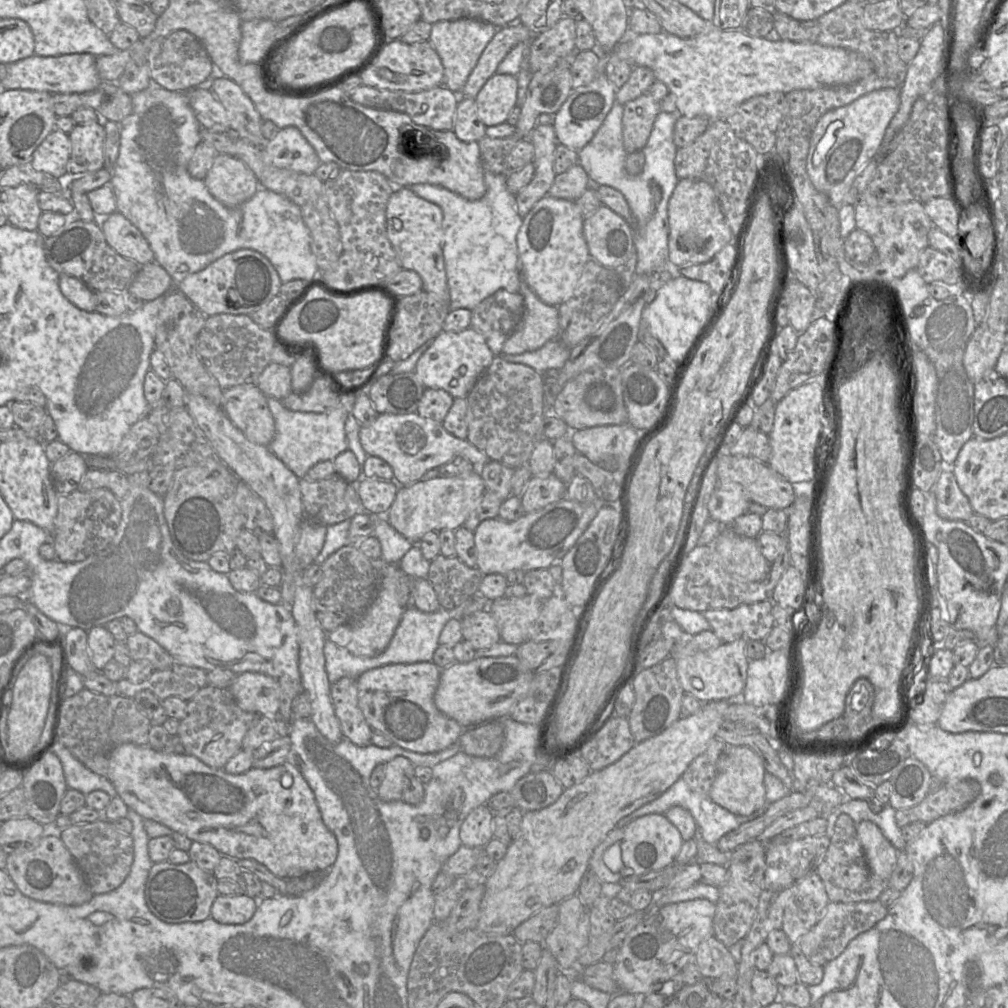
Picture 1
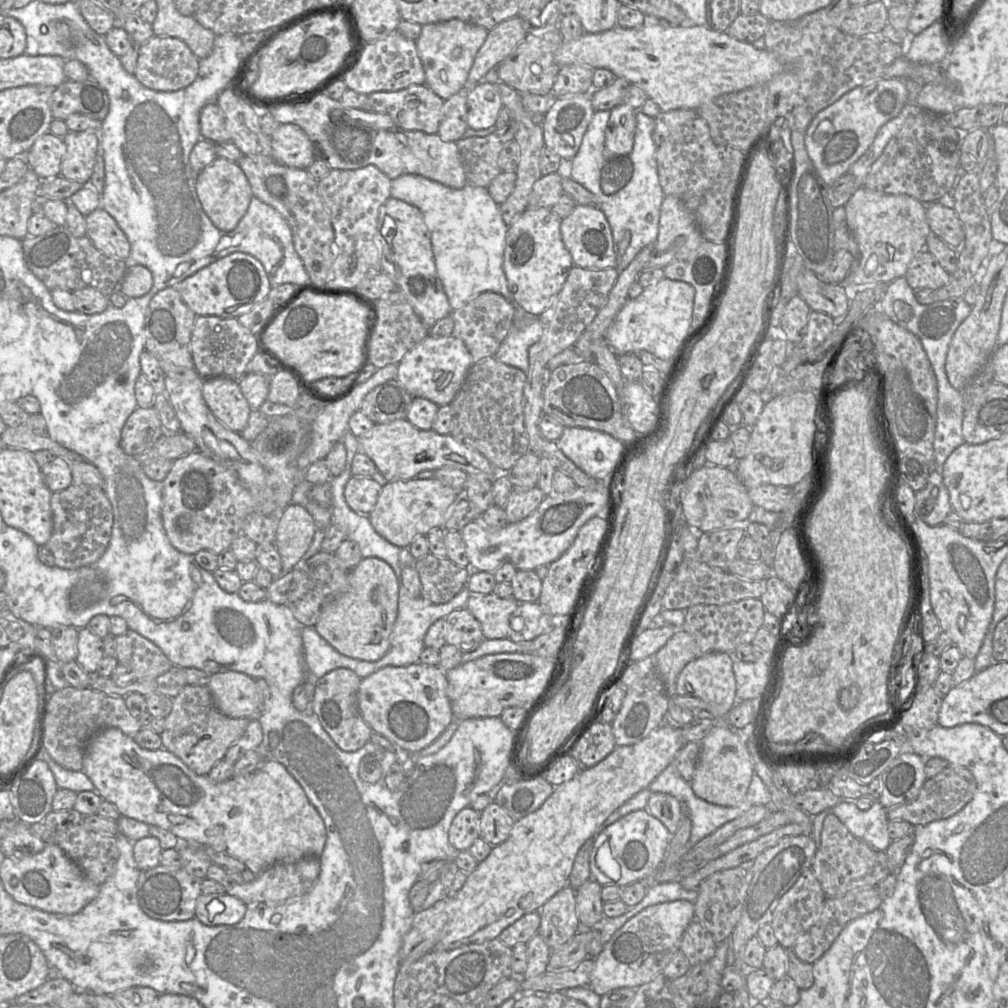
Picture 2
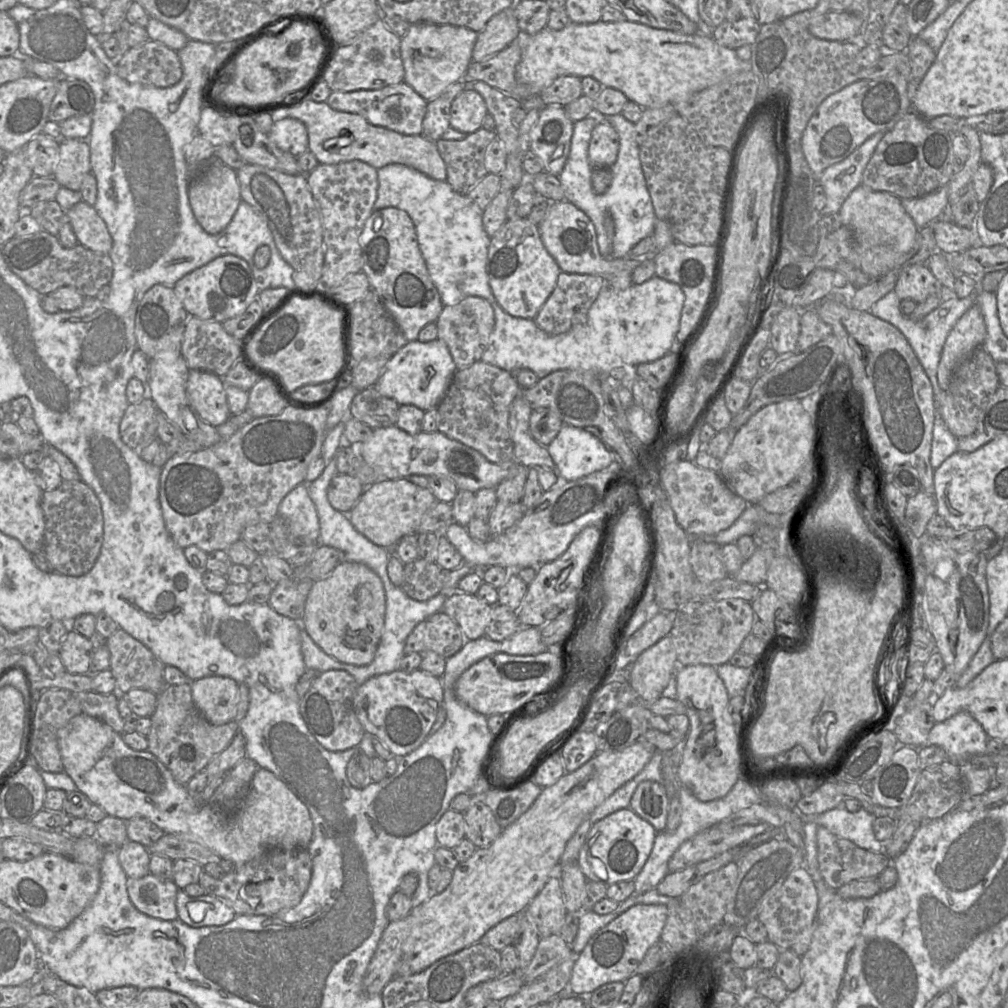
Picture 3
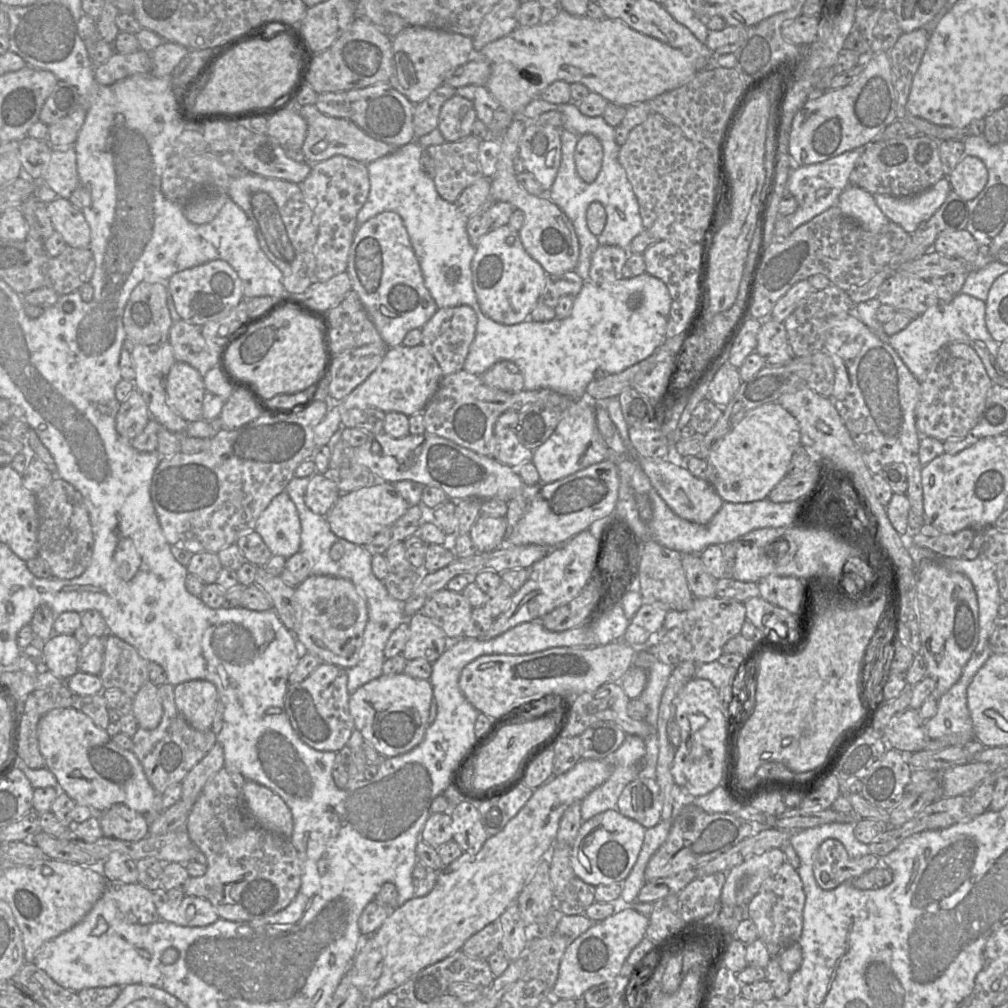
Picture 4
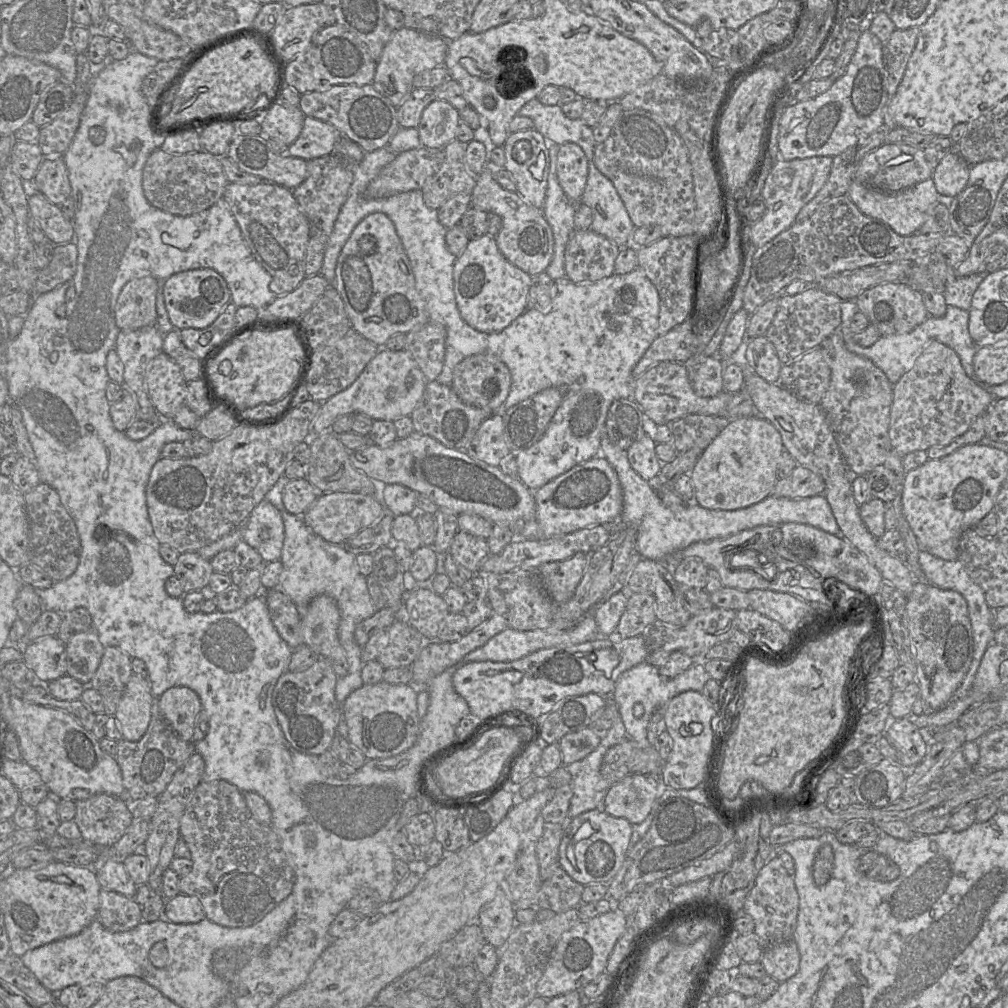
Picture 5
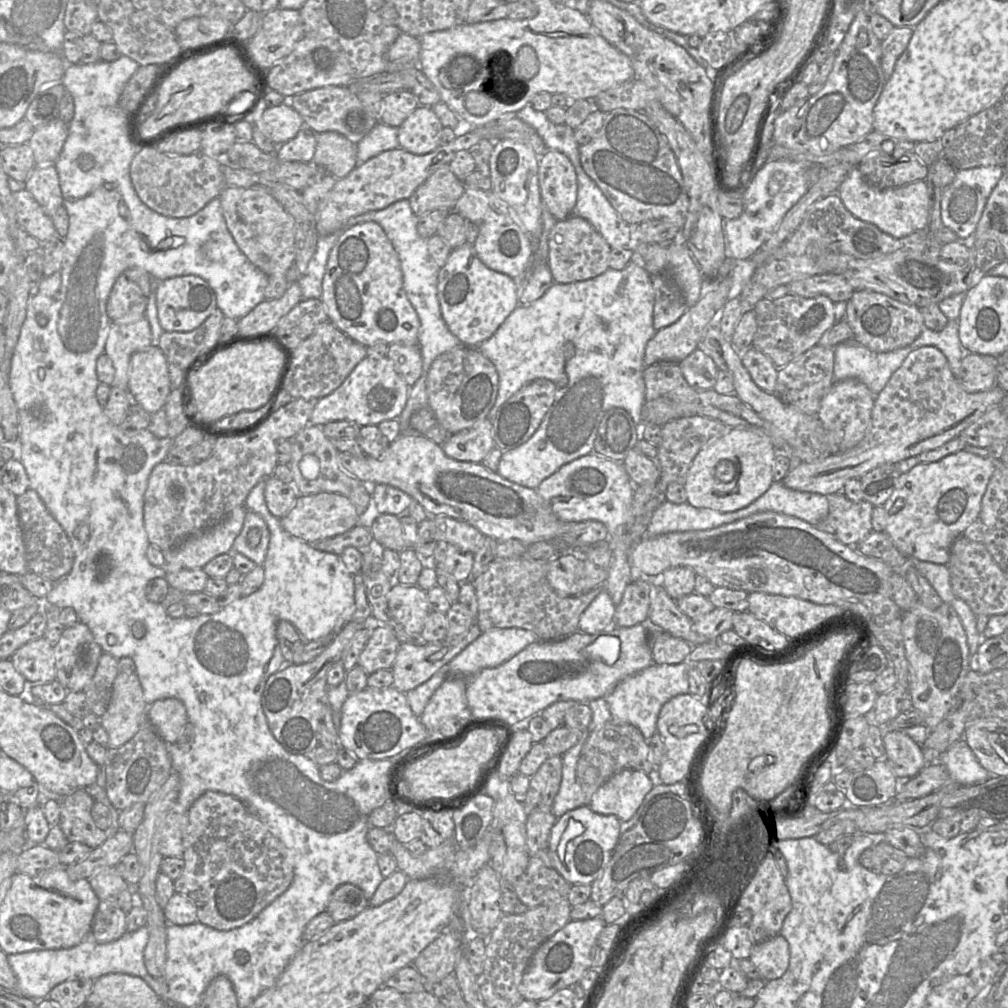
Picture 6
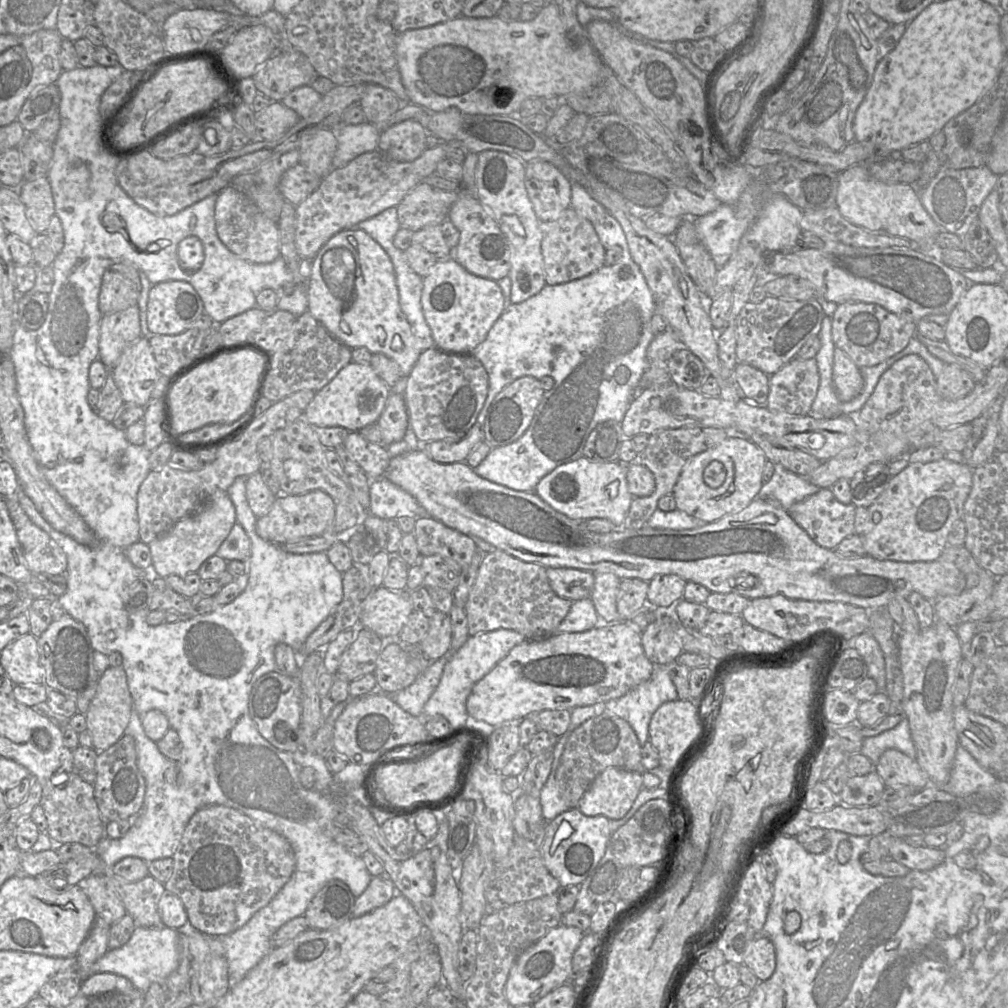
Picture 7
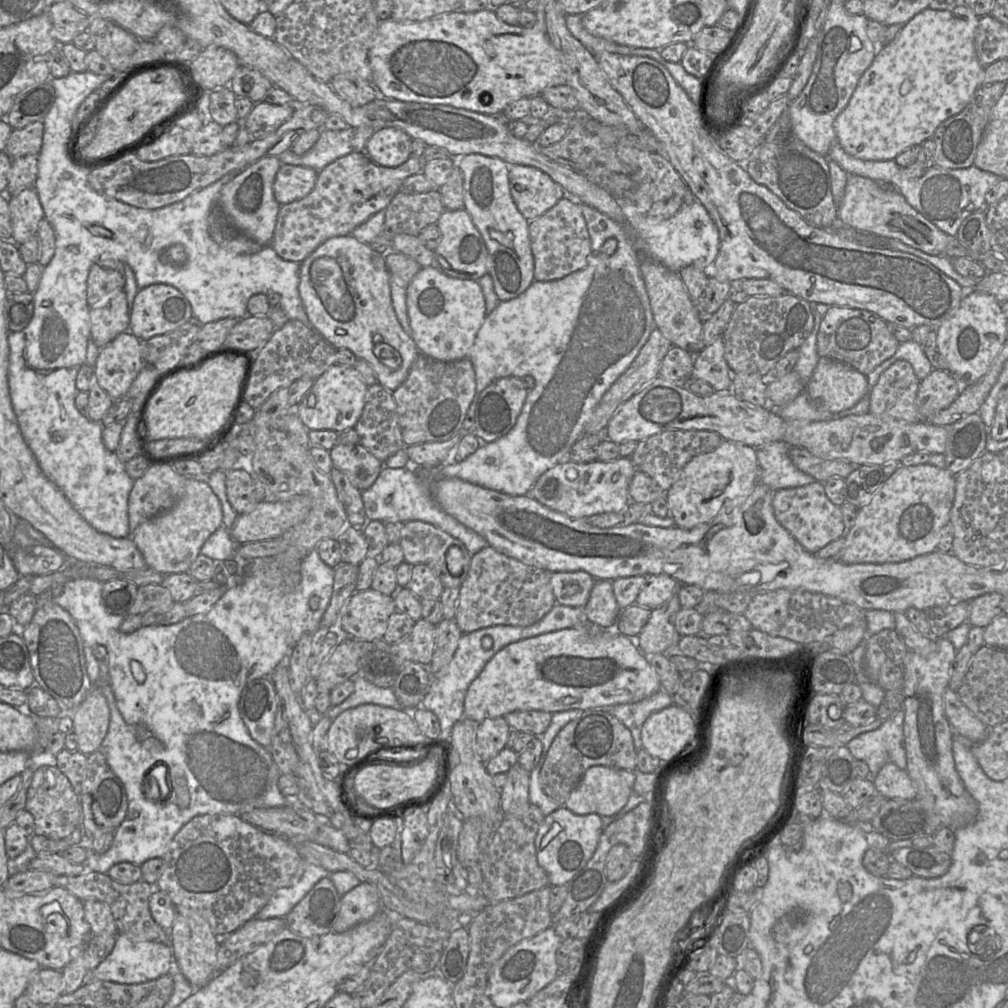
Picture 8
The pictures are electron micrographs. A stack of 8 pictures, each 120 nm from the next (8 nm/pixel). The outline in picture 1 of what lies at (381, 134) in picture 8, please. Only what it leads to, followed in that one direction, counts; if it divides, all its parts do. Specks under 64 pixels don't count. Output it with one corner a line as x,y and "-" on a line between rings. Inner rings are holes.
494,74
481,88
474,101
482,123
487,127
493,127
506,122
511,109
516,105
518,90
517,78
510,74

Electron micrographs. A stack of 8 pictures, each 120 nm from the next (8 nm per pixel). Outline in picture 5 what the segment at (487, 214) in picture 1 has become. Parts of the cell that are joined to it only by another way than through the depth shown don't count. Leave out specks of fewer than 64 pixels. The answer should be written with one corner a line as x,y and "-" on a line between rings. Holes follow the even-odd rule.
388,147
381,148
365,153
362,160
357,164
350,164
353,165
353,182
350,187
350,193
336,219
334,229
330,235
324,253
323,264
319,274
324,276
331,285
335,276
337,259
354,228
364,218
373,213
380,212
386,214
393,222
408,256
415,278
416,289
425,305
430,321
439,323
446,329
447,336
444,365
436,381
444,385
451,385
453,380
453,366
462,358
460,356
457,357
458,349
461,346
461,342
465,344
465,340
457,331
453,330
451,323
455,326
459,324
461,327
465,325
467,328
471,328
471,326
461,317
456,303
453,267
457,257
448,250
446,245
445,237
448,229
440,223
437,210
429,208
425,204
421,189
401,192
379,199
366,199
363,197
367,185
385,166
396,158
397,154
398,153

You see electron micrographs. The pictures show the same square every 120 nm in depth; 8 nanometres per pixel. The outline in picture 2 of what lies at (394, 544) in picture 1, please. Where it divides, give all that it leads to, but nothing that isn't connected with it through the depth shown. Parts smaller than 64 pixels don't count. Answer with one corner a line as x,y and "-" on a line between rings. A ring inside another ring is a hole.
345,465
340,475
329,480
333,493
332,526
341,530
348,540
354,541
359,546
363,558
377,558
388,563
400,581
401,549
379,535
368,516
356,513
345,501
344,488
351,476
351,466

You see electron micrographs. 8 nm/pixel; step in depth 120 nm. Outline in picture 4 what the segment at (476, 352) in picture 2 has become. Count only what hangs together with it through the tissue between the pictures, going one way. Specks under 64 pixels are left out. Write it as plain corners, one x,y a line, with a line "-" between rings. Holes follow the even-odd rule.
461,305
438,309
421,328
422,345
434,356
443,376
463,369
470,346
476,334
477,320
478,318
473,308
468,305

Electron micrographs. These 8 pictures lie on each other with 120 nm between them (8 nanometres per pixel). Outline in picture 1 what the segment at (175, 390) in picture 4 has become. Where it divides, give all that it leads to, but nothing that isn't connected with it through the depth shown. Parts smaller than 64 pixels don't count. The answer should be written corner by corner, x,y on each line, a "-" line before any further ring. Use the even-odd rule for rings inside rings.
241,384
223,390
222,409
231,422
252,442
269,446
275,422
268,397
257,385

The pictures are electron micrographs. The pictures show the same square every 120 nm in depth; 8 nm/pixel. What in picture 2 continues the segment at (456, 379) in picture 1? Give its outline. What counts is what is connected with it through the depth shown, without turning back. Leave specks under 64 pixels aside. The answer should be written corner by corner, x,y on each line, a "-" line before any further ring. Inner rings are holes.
428,335
401,359
396,379
413,398
426,398
441,407
456,397
473,364
471,354
461,339
453,335

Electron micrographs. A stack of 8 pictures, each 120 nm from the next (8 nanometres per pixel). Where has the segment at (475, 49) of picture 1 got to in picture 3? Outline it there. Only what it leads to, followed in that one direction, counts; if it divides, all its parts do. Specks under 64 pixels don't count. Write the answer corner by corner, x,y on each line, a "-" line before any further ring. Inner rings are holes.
415,23
401,37
401,58
404,66
404,82
425,100
432,100
449,86
460,82
470,63
478,32
454,25

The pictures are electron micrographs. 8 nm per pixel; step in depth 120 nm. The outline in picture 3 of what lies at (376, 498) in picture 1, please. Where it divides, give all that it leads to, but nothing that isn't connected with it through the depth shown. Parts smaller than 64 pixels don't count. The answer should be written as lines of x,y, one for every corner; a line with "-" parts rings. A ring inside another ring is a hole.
336,474
330,481
327,498
335,510
348,514
358,502
365,488
351,474

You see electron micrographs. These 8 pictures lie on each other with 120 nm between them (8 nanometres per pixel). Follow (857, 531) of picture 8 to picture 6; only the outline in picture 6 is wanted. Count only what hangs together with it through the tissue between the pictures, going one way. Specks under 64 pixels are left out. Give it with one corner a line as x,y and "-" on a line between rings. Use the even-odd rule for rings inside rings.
963,449
939,461
919,463
909,471
899,474
892,494
883,505
886,515
884,532
892,539
899,552
908,559
946,565
953,541
979,518
983,495
998,462
989,456
982,457

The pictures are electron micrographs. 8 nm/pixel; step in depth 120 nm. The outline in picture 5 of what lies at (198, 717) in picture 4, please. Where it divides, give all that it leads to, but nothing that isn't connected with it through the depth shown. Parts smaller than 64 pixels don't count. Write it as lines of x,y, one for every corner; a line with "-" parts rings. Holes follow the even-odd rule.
175,686
159,697
158,706
173,732
191,741
197,716
203,710
198,694
189,687

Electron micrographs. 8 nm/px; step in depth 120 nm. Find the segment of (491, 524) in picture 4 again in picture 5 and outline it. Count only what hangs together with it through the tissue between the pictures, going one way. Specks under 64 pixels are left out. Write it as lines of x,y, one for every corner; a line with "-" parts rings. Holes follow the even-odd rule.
459,531
448,553
459,565
473,573
480,573
482,564
490,557
487,539

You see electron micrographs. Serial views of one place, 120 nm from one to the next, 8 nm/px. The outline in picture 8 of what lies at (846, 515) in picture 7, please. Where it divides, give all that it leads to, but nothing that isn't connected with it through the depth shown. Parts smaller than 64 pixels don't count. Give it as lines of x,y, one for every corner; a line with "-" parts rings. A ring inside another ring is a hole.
815,481
800,487
779,489
773,494
772,506
779,524
810,553
815,554
845,534
841,509
826,496
823,482

